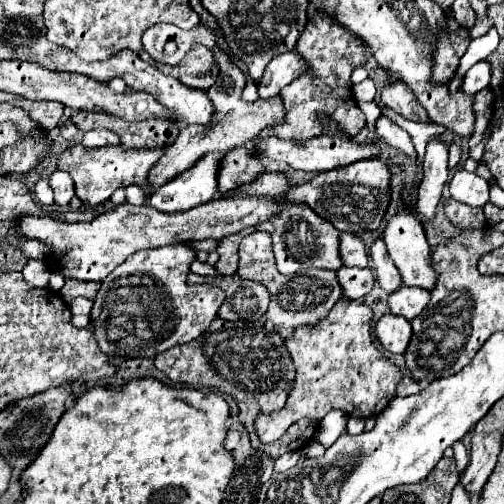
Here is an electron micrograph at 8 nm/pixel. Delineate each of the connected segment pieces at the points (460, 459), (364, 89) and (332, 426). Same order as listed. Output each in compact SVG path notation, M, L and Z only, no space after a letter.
M457 441L453 445L453 451L455 451L455 461L457 461L457 469L463 471L467 467L467 461L469 461L469 455L467 455L467 449L463 445L463 441Z
M365 79L357 85L353 85L353 97L357 101L373 101L375 93L377 93L377 89L375 89L375 83L371 79Z
M331 411L319 423L317 441L323 447L331 447L335 443L335 439L345 431L345 427L347 427L347 415L341 413L341 411Z

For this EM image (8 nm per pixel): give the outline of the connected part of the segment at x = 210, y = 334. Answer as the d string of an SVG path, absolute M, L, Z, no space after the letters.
M219 317L201 337L183 345L175 345L157 355L155 367L167 373L167 377L173 381L183 381L195 387L213 387L229 393L241 409L239 419L247 427L251 441L259 441L255 433L255 419L263 413L275 413L283 409L295 377L293 361L283 345L283 339L275 331L267 331L263 323L233 323Z

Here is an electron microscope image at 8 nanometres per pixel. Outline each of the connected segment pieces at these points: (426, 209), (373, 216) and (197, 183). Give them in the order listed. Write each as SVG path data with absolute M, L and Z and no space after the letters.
M431 139L427 143L423 171L425 171L425 175L423 175L423 181L419 185L419 203L417 203L417 217L421 221L433 219L443 185L449 177L447 145L441 139Z
M379 157L361 159L353 165L337 167L329 173L319 173L305 185L295 185L287 193L287 201L307 203L319 217L333 223L339 231L347 233L375 231L389 205L389 167Z
M209 153L205 155L197 165L193 165L193 169L177 175L175 179L171 179L165 187L157 189L151 197L149 197L149 205L157 211L164 213L174 213L186 211L199 204L212 200L218 195L217 191L217 161L221 161L225 153Z

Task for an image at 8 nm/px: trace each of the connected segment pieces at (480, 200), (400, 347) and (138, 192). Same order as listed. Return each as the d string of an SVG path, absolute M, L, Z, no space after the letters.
M459 169L453 173L449 191L453 199L469 207L483 207L489 199L489 183L465 169Z
M385 313L375 323L375 333L377 333L377 339L381 341L383 349L387 349L391 353L405 353L409 337L411 337L411 325L401 315Z
M129 185L129 187L125 189L125 193L127 193L127 201L133 203L133 205L143 205L143 203L147 203L147 197L145 197L145 193L143 193L143 189L141 189L139 185Z

